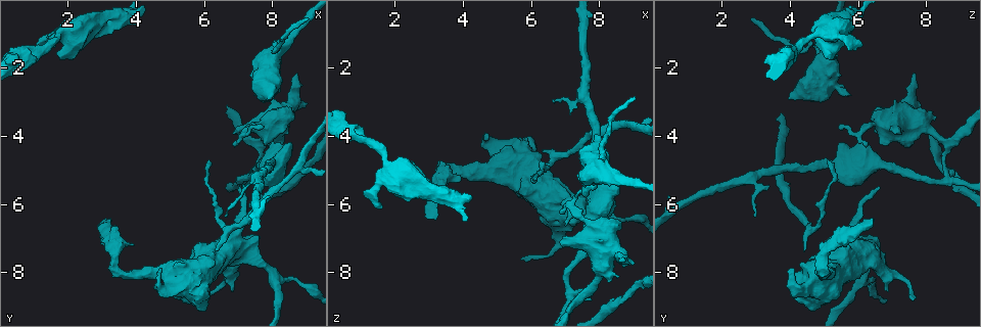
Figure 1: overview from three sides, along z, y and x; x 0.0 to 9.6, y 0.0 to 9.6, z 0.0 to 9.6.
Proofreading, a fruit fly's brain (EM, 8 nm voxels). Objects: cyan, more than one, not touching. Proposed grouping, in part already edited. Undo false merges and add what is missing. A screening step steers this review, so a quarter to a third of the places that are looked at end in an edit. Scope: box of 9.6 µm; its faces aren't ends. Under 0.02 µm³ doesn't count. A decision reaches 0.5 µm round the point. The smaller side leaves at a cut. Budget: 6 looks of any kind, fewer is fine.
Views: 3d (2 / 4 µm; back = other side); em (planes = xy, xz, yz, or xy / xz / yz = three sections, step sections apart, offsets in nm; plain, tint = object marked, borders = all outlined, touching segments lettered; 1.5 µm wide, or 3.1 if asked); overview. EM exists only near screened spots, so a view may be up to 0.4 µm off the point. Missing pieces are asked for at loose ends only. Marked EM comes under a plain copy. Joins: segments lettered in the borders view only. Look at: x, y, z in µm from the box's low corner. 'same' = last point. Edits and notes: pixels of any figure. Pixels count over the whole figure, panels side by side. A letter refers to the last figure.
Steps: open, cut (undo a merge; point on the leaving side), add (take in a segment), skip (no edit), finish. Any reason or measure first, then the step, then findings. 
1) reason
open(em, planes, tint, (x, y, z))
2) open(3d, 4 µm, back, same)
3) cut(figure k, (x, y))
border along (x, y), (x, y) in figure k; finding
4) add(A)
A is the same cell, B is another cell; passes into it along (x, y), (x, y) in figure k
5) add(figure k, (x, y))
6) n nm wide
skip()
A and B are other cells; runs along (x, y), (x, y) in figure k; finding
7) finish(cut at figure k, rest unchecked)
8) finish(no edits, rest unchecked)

open(em, planes, borders, (1.45, 1.05, 5.75))

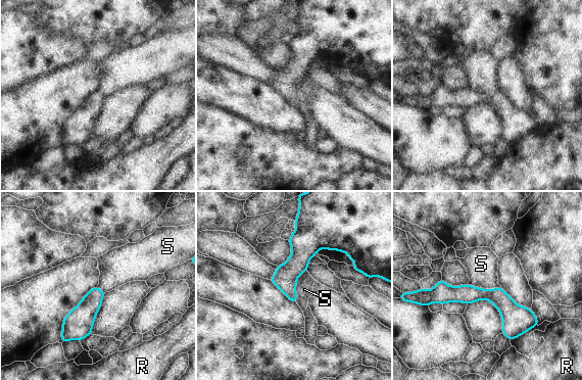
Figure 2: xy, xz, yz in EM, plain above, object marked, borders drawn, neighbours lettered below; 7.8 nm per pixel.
150 nm wide
skip()
R and S are other cells; border along (306, 270), (297, 279), (296, 302) in figure 2; continuous, no second neuron

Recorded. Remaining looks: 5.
thin end
open(em, xy, step 4, tint, (6.15, 4.75, 5.10))

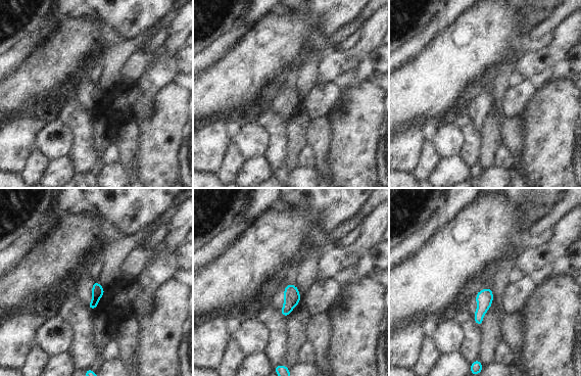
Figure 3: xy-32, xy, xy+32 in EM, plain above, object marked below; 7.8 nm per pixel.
cut it another way
open(em, yz, step 8, borders, same)

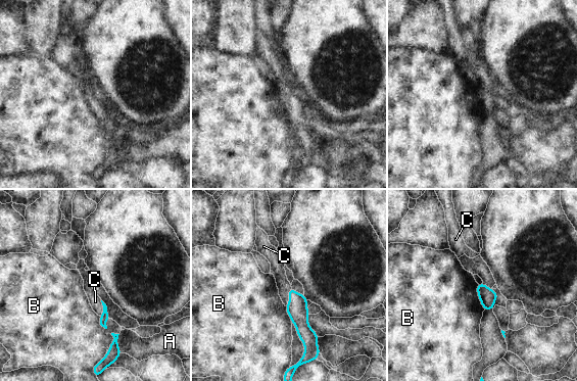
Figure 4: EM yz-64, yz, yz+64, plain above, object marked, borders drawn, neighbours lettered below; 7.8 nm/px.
add(C)
C is the same cell, A and B are other cells; passes into it along (297, 308), (289, 297), (277, 269) in figure 4; the neuron continues

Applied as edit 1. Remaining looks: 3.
thick end
open(em, planes, borders, (7.65, 2.75, 5.85))

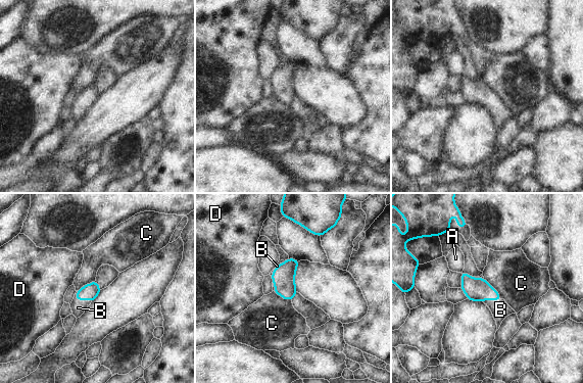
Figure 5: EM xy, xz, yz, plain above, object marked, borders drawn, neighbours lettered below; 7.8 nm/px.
add(B)
B is the same cell, A, C and D are other cells; passes into it along (89, 292), (81, 299), (78, 307) in figure 5; it goes on there

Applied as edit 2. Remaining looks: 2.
finish(add at figure 4, add at figure 5, rest unchecked)

